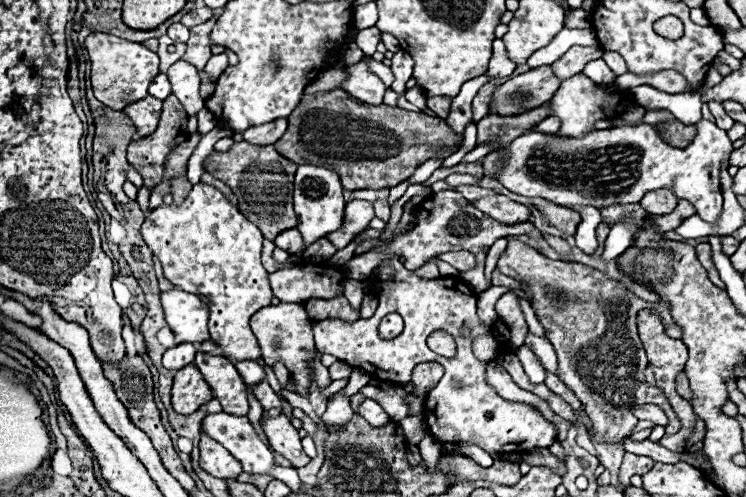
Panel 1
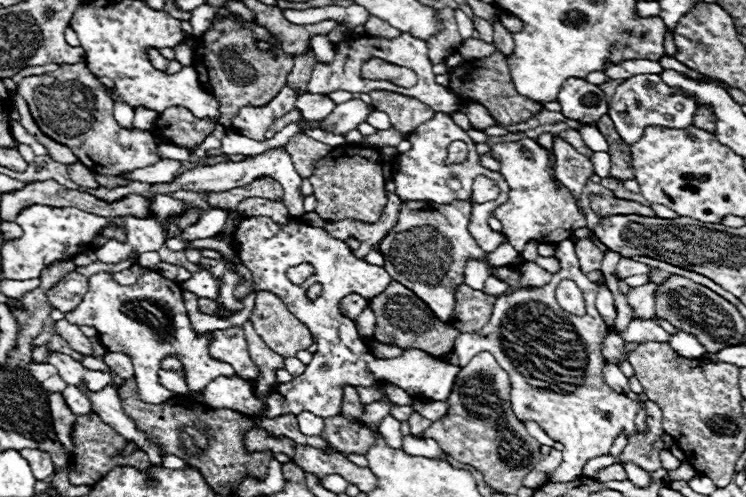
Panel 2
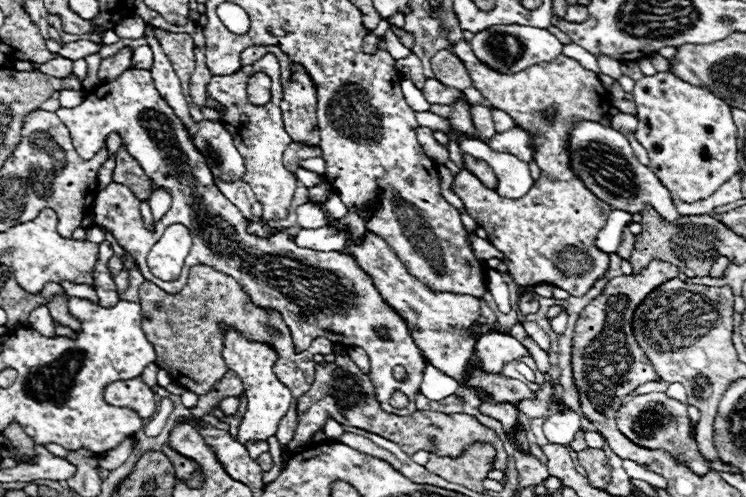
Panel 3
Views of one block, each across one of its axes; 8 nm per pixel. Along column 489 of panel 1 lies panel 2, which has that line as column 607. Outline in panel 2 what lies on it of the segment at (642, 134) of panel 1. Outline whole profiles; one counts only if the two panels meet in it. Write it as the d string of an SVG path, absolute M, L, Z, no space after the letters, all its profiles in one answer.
M594 152L590 156L590 162L594 166L594 172L600 176L600 178L606 178L610 174L610 156L606 152Z

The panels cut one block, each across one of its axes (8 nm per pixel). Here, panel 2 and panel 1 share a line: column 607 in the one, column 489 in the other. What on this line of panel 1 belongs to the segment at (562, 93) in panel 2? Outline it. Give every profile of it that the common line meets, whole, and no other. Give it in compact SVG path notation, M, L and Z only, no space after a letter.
M550 66L530 68L528 72L514 76L494 90L488 112L500 116L516 116L520 112L538 108L552 98L560 82L562 80L554 76Z

